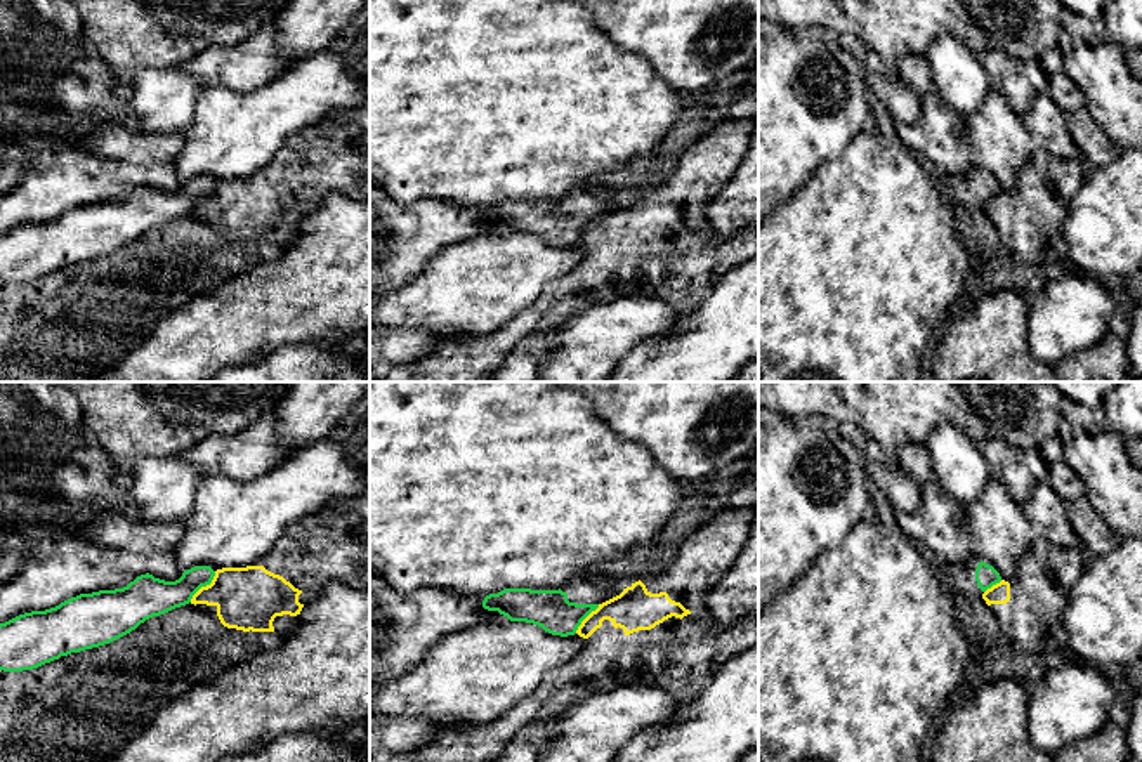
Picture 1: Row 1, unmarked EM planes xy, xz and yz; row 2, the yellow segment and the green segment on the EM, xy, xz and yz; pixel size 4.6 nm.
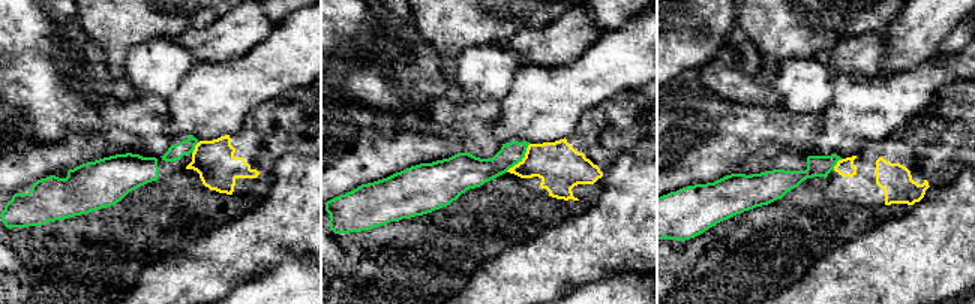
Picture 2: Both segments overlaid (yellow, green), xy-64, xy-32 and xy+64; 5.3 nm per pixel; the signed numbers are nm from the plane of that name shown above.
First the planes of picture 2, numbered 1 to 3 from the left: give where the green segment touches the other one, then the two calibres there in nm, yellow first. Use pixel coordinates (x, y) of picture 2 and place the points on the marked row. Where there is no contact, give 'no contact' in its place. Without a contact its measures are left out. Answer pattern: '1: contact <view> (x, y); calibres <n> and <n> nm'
1: contact xy-64 (195, 149); calibres 220 and 80 nm
2: contact xy-32 (522, 159); calibres 240 and 150 nm
3: contact xy+64 (837, 163); calibres 90 and 110 nm

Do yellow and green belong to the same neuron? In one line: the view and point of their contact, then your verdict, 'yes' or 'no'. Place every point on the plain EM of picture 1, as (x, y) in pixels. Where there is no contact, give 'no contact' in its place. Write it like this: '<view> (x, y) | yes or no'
xy (203, 198) | no

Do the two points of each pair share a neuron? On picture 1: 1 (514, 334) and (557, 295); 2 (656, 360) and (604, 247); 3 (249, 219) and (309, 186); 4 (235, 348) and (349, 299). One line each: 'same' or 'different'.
1: same
2: different
3: same
4: same

